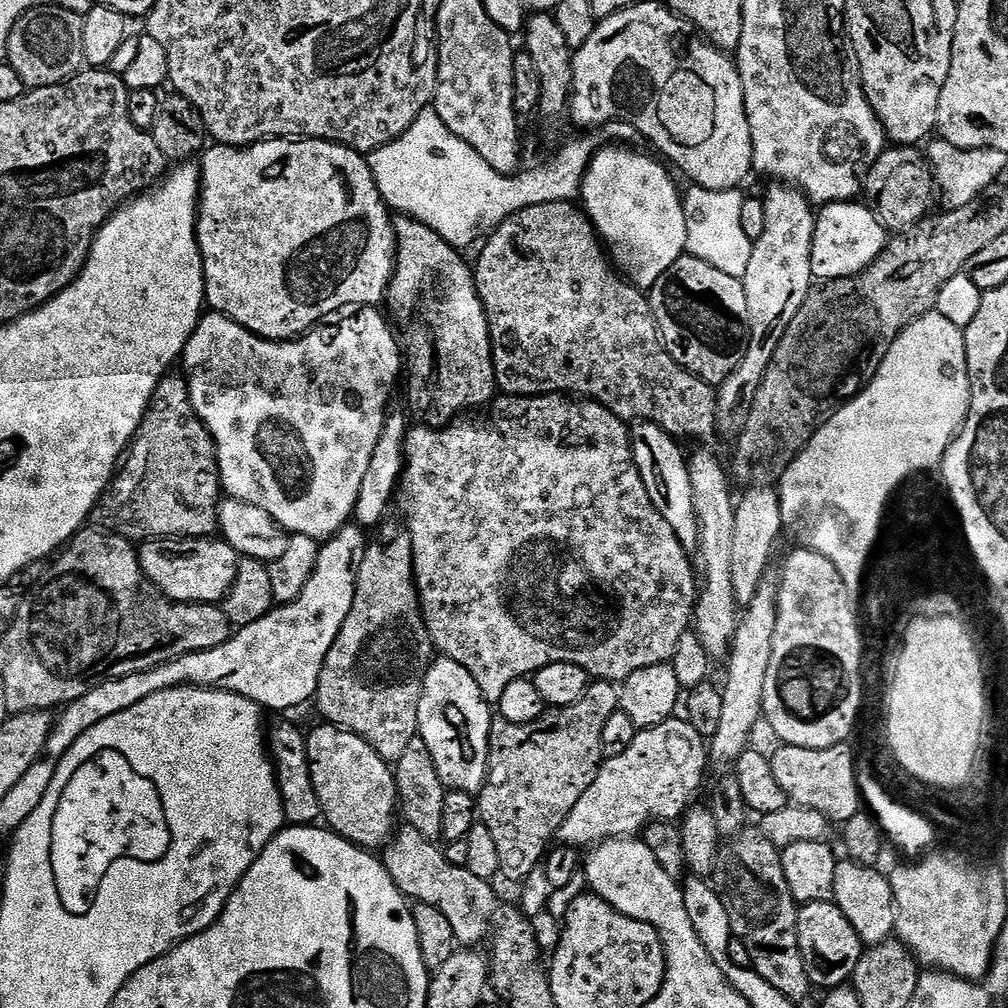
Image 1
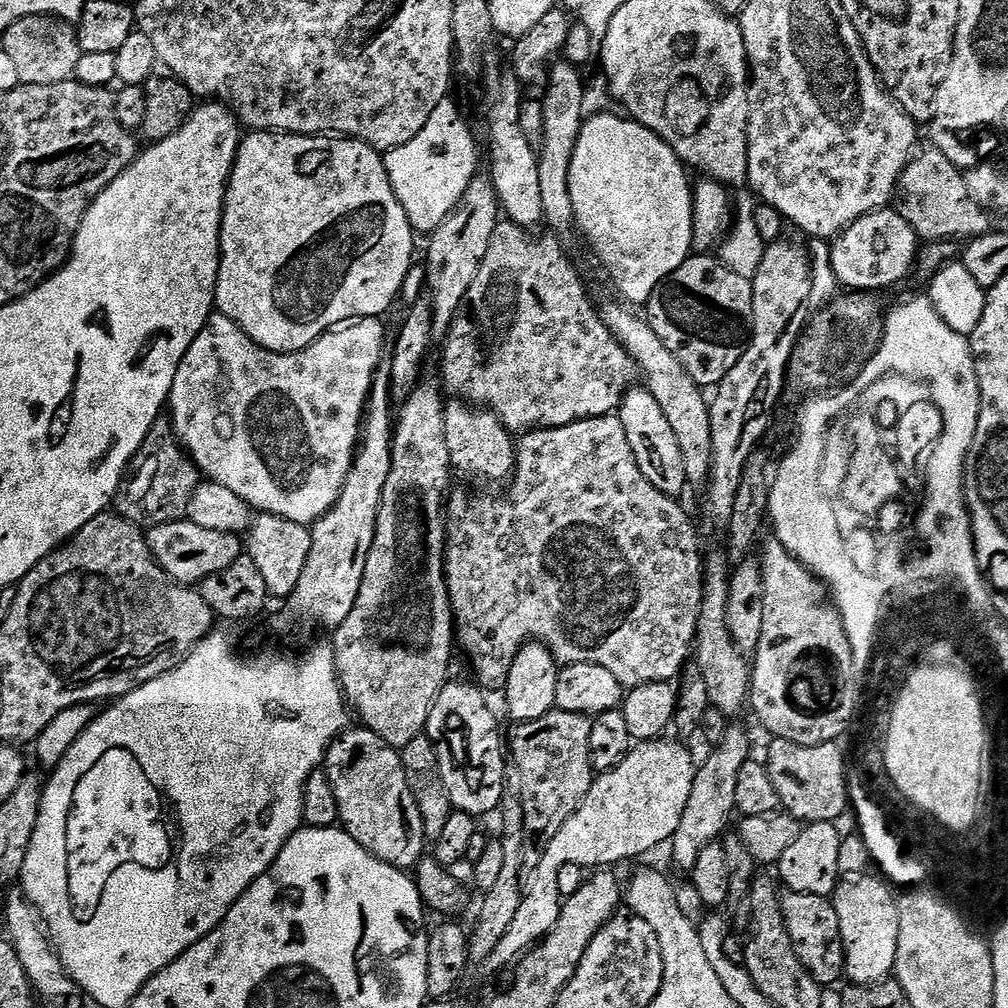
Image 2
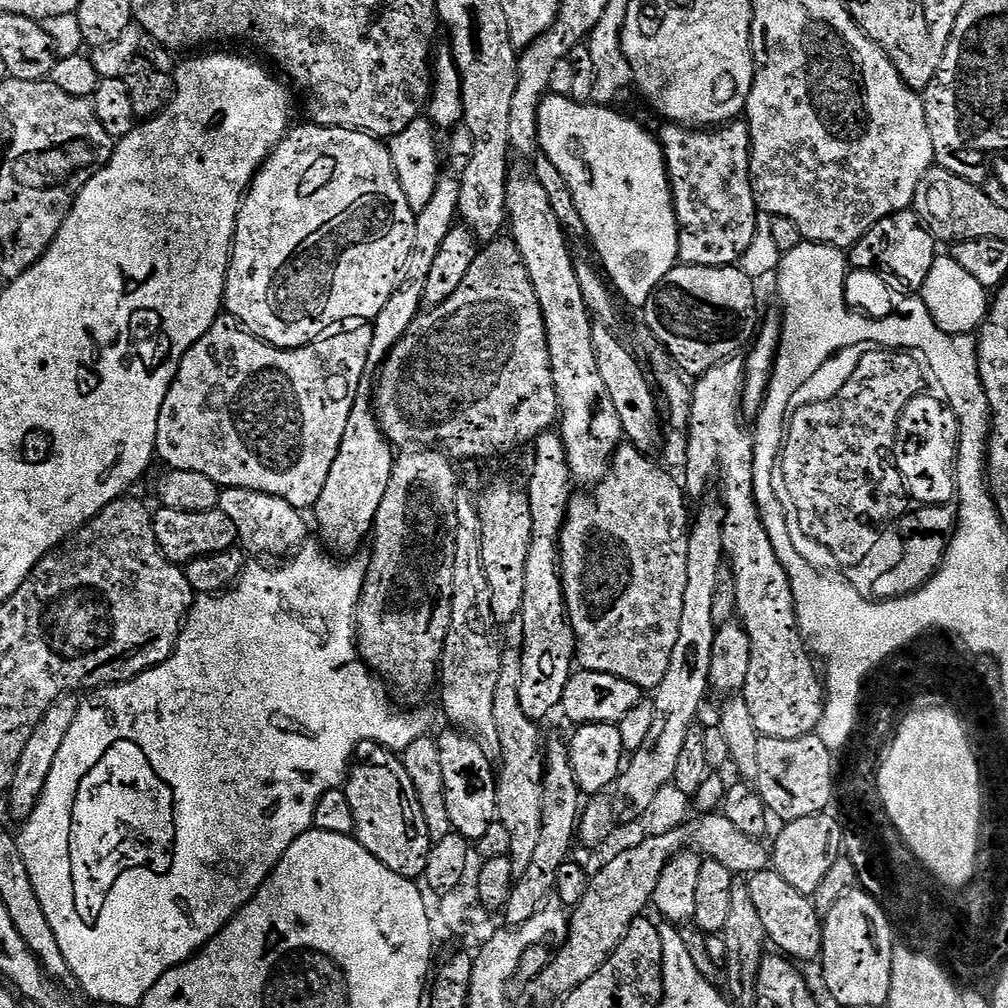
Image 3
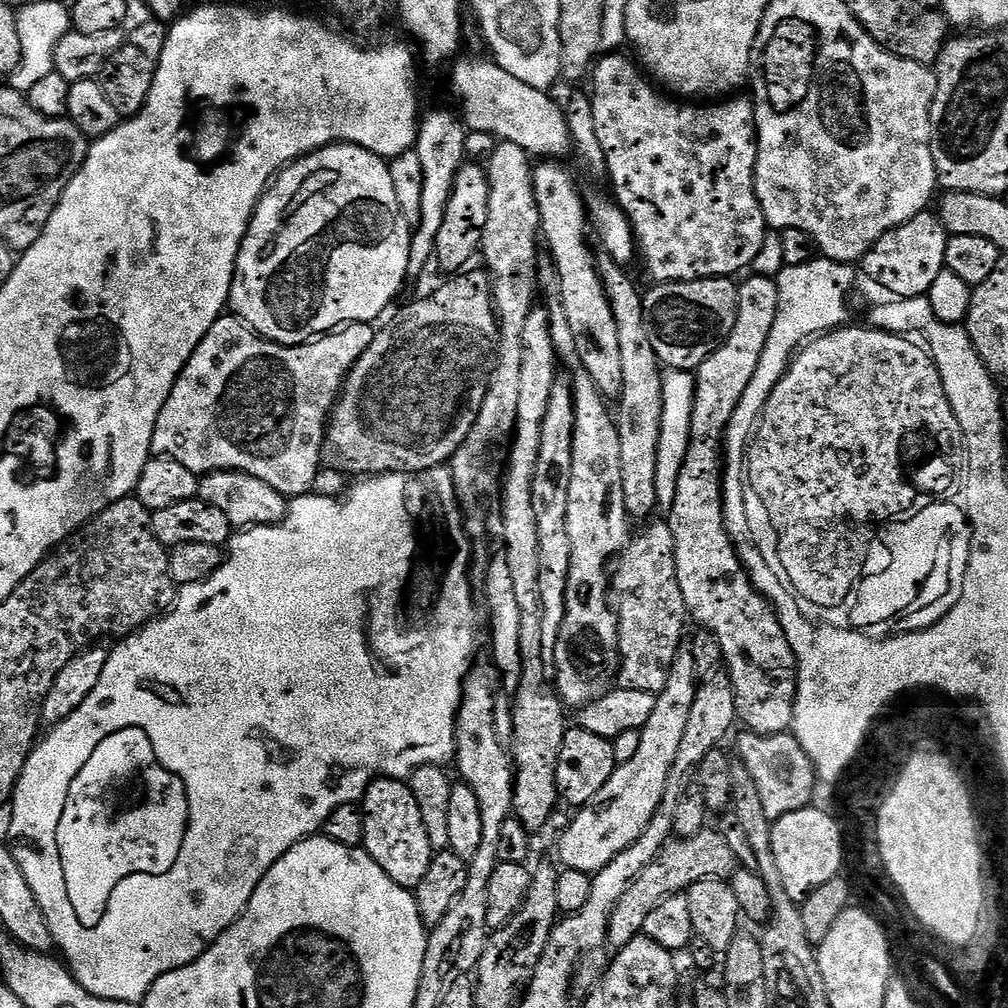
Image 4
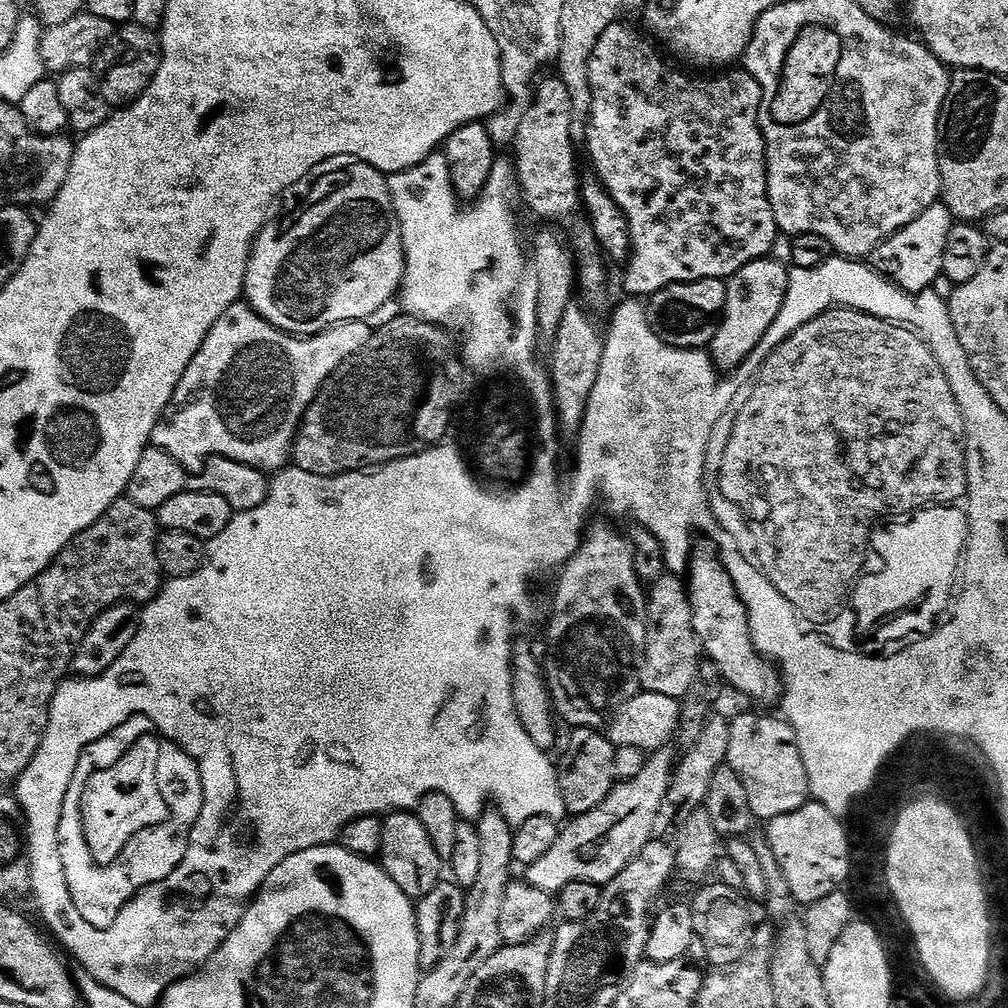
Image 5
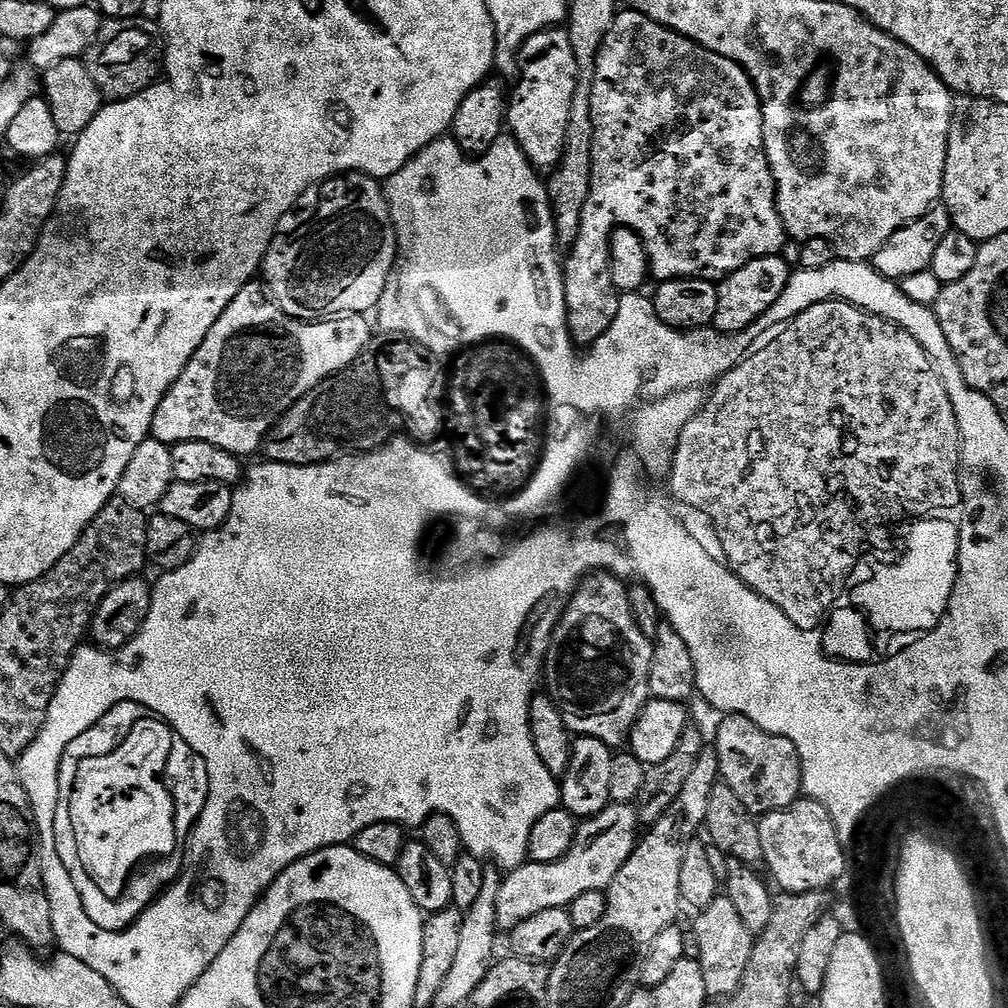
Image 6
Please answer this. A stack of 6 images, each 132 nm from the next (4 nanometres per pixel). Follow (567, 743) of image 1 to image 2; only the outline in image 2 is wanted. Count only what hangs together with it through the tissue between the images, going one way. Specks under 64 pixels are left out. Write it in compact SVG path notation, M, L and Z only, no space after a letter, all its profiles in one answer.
M553 710L542 718L531 720L525 724L517 723L512 732L512 752L510 748L510 764L516 767L516 784L520 787L518 799L524 815L524 831L541 842L554 838L562 826L570 819L576 808L586 798L590 790L594 773L590 762L590 730L592 720L584 714Z

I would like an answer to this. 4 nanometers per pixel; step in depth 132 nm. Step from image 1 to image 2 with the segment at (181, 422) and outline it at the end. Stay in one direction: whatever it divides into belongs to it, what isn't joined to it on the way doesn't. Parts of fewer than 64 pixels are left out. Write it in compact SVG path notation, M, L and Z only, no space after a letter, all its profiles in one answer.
M161 418L154 422L144 440L144 445L132 459L126 483L116 494L114 508L130 523L139 524L145 529L183 520L188 514L190 498L194 498L194 490L201 482L200 470L176 439L171 419Z

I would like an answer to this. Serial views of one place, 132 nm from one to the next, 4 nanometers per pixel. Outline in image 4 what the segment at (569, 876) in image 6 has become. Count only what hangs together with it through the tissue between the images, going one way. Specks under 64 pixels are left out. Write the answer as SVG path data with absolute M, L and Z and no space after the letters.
M681 650L676 653L666 686L656 696L650 722L639 729L638 754L634 754L630 762L616 765L610 782L606 782L606 786L594 794L592 801L575 813L576 817L561 834L559 863L564 863L565 869L573 868L589 874L601 872L615 856L629 848L656 817L674 758L678 758L682 738L686 738L686 726L690 723L690 709L694 707L697 687L695 659L691 651Z

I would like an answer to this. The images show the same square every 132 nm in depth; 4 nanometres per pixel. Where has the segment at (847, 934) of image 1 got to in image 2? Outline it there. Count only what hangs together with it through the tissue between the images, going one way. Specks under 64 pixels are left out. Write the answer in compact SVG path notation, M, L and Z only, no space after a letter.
M785 891L780 897L780 905L792 949L794 954L798 954L798 962L802 962L802 966L806 966L808 973L822 986L828 986L836 979L841 979L846 963L844 943L838 926L838 914L831 899L826 896Z

